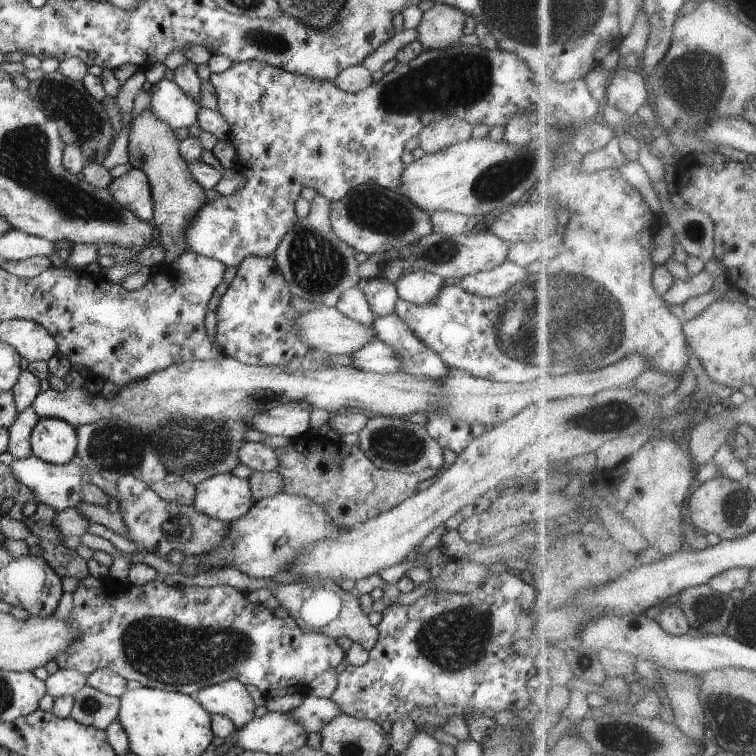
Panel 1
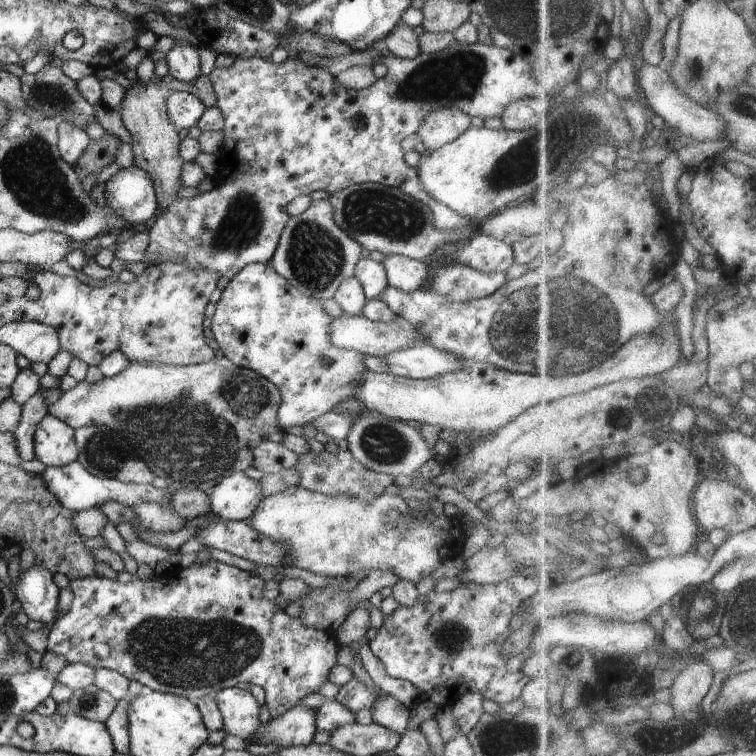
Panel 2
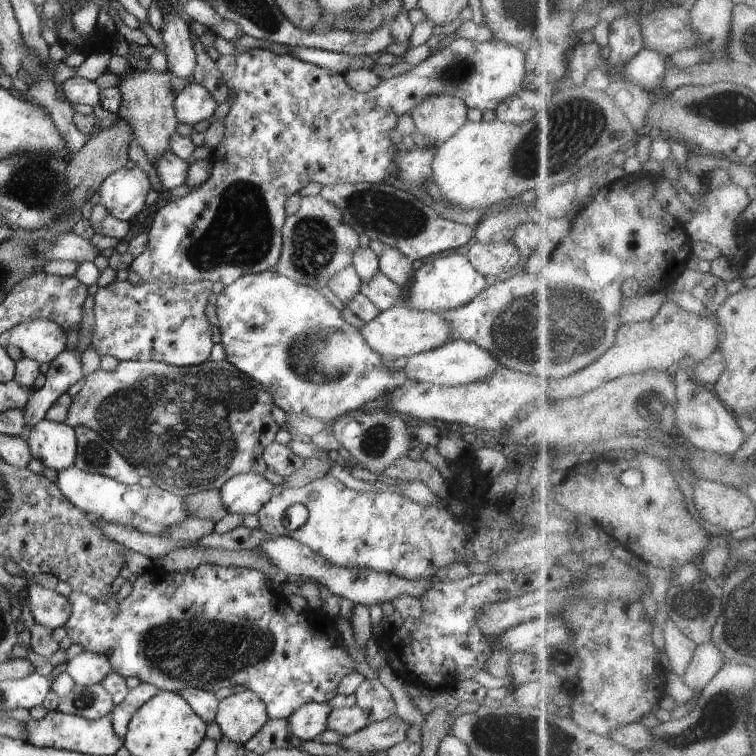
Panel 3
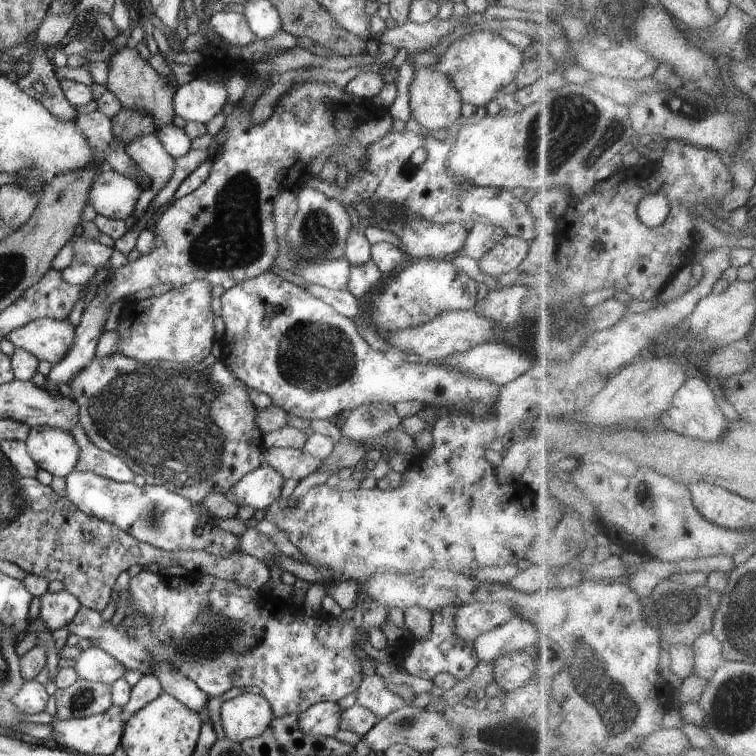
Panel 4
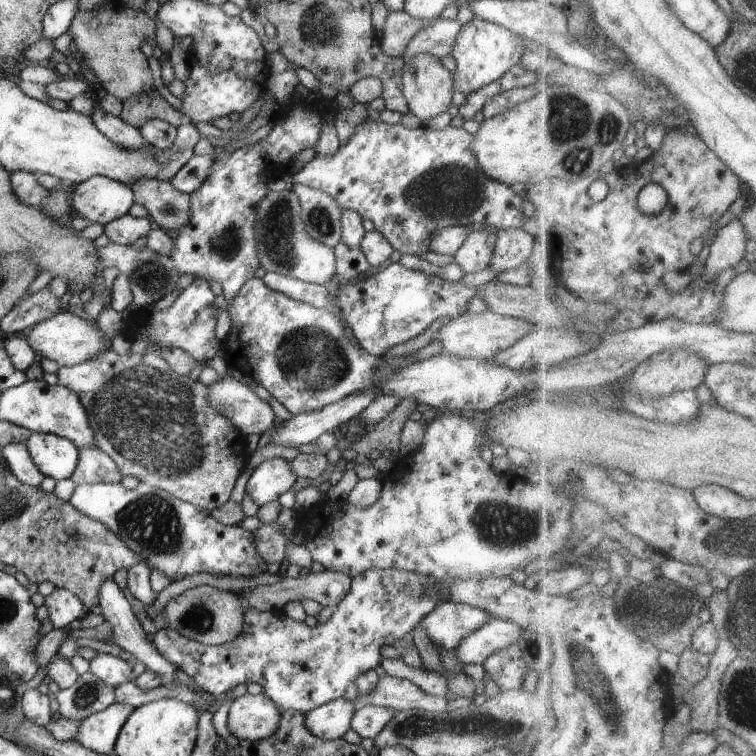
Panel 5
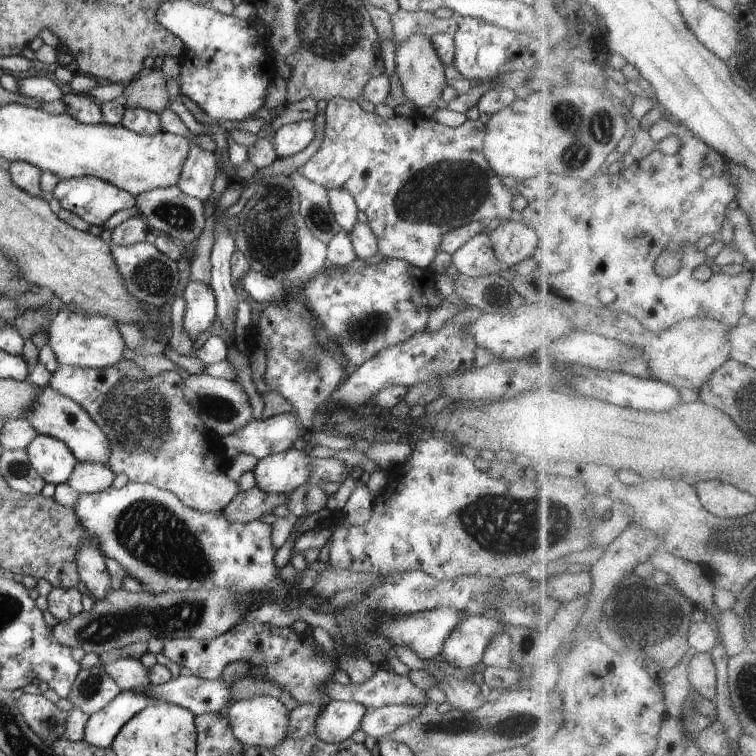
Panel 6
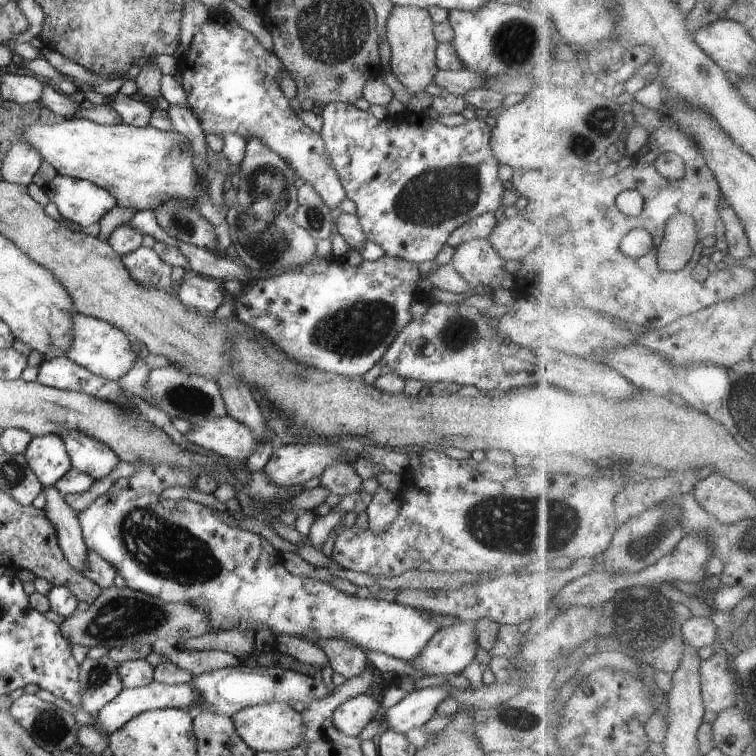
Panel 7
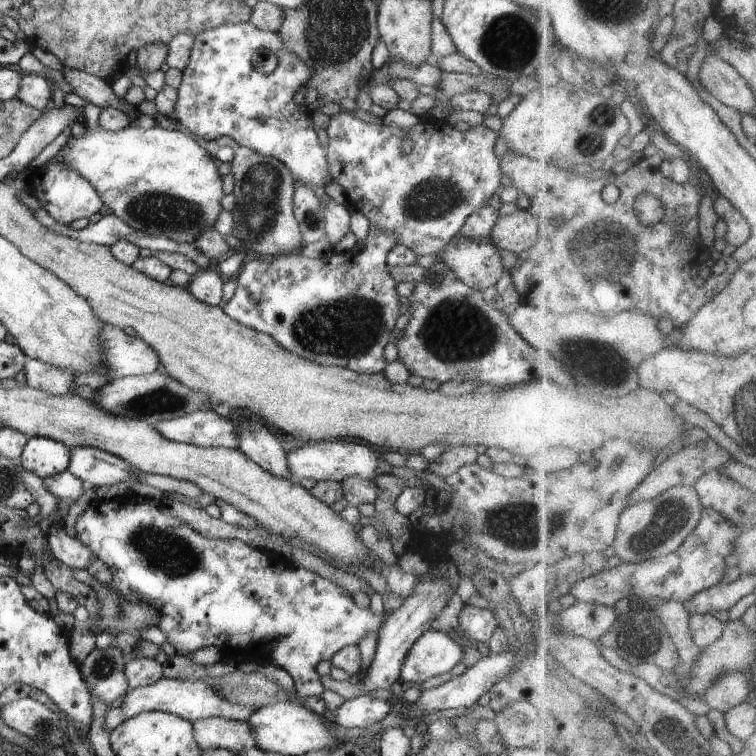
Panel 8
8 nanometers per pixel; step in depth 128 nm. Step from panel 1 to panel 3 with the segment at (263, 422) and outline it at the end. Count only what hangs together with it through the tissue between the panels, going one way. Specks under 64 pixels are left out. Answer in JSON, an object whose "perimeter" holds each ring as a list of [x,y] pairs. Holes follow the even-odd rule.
{"perimeter":[[[273,268],[270,271],[264,271],[261,273],[250,273],[238,277],[238,280],[232,282],[228,286],[225,286],[224,290],[217,295],[216,302],[216,314],[220,321],[220,336],[221,344],[224,348],[226,357],[225,359],[236,367],[236,370],[243,372],[249,378],[252,378],[254,382],[258,382],[260,386],[264,386],[264,390],[272,390],[272,402],[278,408],[282,408],[286,414],[294,414],[300,417],[318,418],[318,420],[336,420],[343,414],[348,412],[356,412],[360,408],[369,402],[370,400],[376,400],[380,398],[384,392],[392,392],[396,390],[398,386],[406,386],[414,380],[406,378],[406,372],[404,369],[393,370],[387,367],[382,361],[384,358],[380,354],[376,354],[362,336],[358,329],[344,319],[344,315],[341,312],[341,307],[333,301],[333,299],[325,292],[316,290],[310,286],[304,284],[298,284],[291,278],[276,272]]]}

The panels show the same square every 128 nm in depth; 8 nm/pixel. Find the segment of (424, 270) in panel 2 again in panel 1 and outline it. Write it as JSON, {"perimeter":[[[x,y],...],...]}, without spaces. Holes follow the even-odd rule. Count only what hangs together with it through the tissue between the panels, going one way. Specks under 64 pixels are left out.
{"perimeter":[[[417,269],[407,271],[395,288],[401,300],[423,306],[439,300],[447,283],[440,276]]]}

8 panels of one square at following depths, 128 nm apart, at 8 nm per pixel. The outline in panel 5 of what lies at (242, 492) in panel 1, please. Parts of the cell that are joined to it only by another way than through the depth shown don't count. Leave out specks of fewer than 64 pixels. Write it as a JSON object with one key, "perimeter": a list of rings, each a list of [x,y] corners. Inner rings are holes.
{"perimeter":[[[274,457],[264,460],[252,472],[250,478],[246,482],[246,494],[259,506],[265,506],[272,500],[278,500],[280,494],[288,492],[296,482],[296,472],[290,468],[290,462],[281,457]]]}

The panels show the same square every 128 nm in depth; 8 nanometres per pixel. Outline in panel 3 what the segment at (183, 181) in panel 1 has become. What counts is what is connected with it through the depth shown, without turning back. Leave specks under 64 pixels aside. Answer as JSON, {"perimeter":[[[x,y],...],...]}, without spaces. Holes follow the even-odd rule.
{"perimeter":[[[131,68],[120,76],[117,86],[121,92],[118,117],[122,118],[124,122],[128,122],[128,126],[134,132],[135,142],[142,146],[149,161],[156,162],[162,154],[170,151],[172,134],[180,129],[173,102],[180,90],[190,86],[190,83],[194,83],[193,78],[188,80],[172,74],[170,70],[158,72],[152,68],[141,71]]]}

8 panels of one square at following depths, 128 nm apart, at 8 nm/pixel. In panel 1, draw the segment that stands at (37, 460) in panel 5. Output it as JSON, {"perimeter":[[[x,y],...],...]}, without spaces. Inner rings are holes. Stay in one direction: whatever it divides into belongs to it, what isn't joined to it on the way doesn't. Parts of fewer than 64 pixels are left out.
{"perimeter":[[[39,418],[30,443],[32,455],[52,465],[66,465],[77,456],[77,430],[59,419]]]}

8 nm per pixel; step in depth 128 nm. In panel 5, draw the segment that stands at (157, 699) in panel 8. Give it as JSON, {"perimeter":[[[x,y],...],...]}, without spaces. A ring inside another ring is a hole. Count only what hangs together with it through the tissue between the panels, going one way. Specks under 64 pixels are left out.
{"perimeter":[[[114,702],[81,720],[74,741],[98,754],[112,754],[119,732],[132,712],[130,704]]]}

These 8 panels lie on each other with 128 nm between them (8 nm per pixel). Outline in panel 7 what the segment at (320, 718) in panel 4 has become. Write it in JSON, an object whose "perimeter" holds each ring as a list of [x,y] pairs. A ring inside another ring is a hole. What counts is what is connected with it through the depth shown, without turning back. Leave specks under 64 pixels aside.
{"perimeter":[[[358,695],[342,702],[334,710],[331,720],[338,732],[349,738],[358,738],[364,727],[375,719],[380,706],[374,695]]]}

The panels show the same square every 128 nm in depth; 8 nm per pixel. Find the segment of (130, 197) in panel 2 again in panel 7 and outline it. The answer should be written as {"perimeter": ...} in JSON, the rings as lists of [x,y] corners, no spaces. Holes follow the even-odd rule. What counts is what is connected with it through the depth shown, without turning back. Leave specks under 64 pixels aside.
{"perimeter":[[[56,174],[42,189],[57,206],[62,221],[74,222],[81,229],[99,222],[116,206],[116,198],[108,190],[84,179]]]}

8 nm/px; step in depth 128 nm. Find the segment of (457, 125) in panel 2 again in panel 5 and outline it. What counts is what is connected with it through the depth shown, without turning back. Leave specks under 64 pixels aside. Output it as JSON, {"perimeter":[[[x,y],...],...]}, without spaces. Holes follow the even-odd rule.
{"perimeter":[[[416,54],[405,63],[400,86],[409,111],[425,125],[432,118],[448,112],[450,105],[453,104],[453,83],[452,73],[442,65],[438,57],[432,54]]]}

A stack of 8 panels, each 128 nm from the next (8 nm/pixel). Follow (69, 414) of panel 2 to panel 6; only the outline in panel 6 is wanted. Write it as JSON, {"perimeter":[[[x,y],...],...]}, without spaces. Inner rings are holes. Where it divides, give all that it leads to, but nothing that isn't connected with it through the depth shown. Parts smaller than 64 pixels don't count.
{"perimeter":[[[124,359],[106,368],[84,368],[72,365],[60,365],[52,372],[48,386],[78,402],[90,418],[106,434],[110,442],[108,466],[114,474],[124,473],[134,483],[148,483],[156,488],[175,494],[186,506],[204,512],[224,510],[239,492],[237,481],[230,480],[226,471],[233,459],[224,454],[220,446],[221,435],[209,436],[211,430],[204,426],[198,412],[186,402],[182,394],[184,379],[178,372],[162,371],[157,376],[148,376],[136,362]]]}

